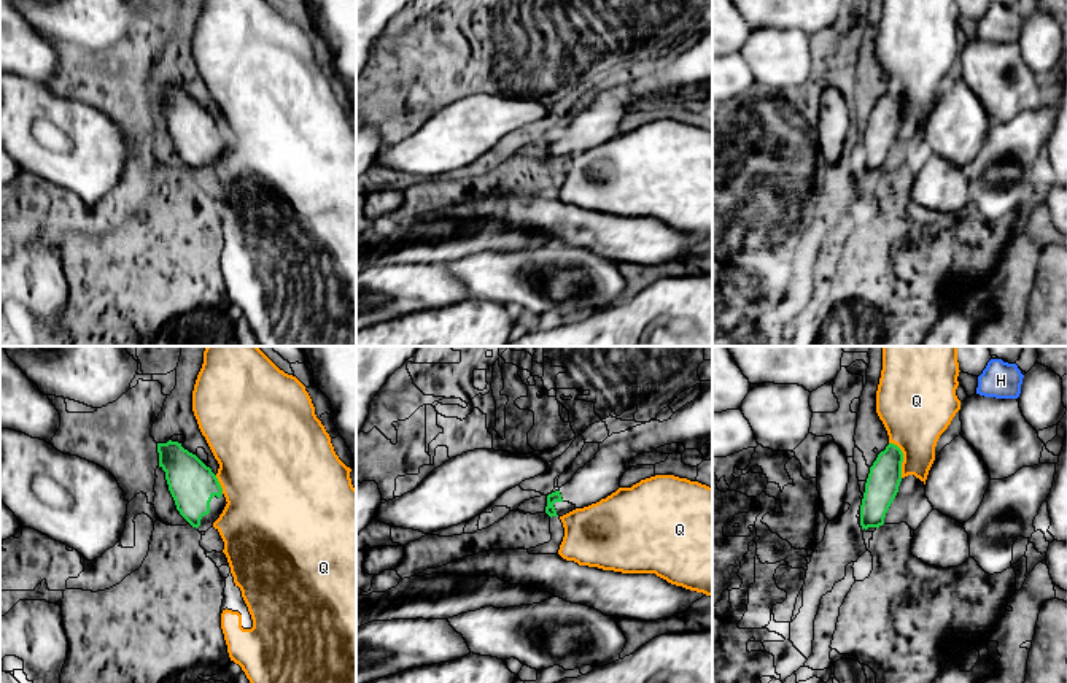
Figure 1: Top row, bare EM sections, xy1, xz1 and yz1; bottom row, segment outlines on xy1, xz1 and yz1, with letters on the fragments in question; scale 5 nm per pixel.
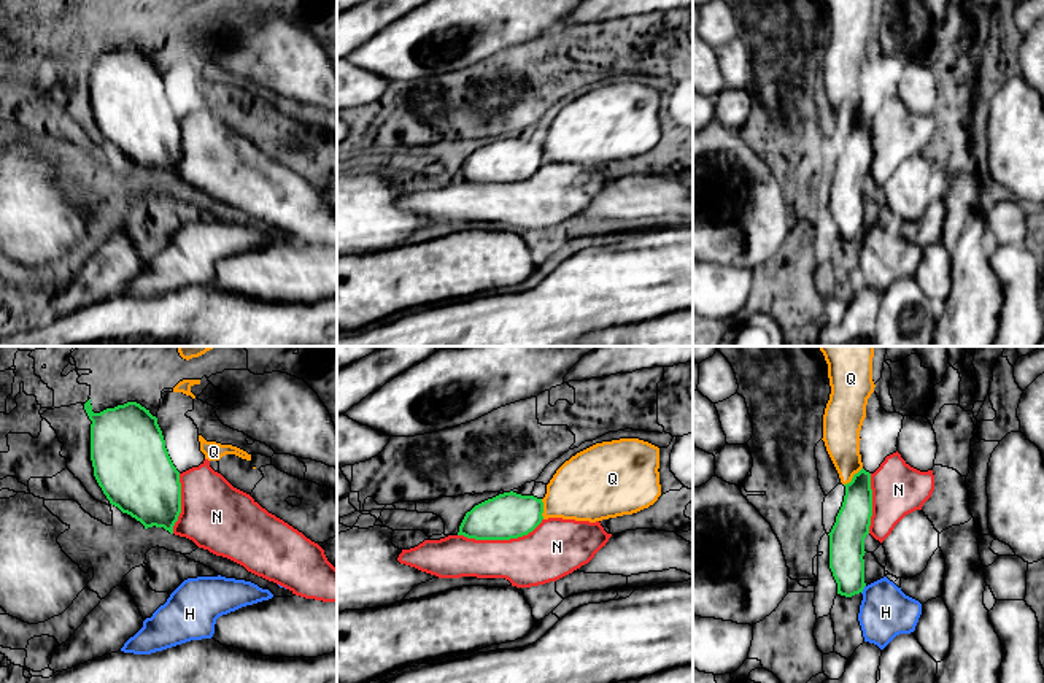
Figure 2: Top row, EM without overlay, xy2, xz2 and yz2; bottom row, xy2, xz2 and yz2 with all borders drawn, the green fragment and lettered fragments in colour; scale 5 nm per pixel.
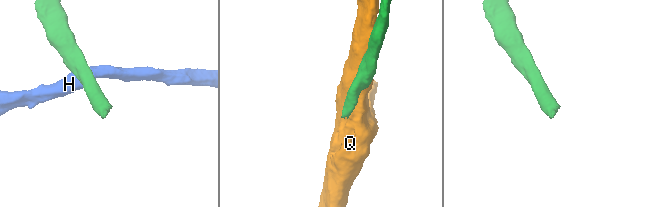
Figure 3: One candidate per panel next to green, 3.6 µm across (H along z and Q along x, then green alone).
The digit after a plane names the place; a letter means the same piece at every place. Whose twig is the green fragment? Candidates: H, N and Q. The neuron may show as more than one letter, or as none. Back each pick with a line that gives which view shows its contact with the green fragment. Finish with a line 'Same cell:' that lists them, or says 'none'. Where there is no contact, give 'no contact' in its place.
Same cell: none

